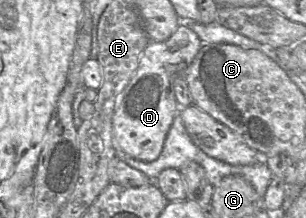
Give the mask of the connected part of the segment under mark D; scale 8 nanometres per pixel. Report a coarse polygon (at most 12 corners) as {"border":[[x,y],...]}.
{"border":[[178,25],[147,44],[118,96],[117,155],[159,157],[180,108],[174,81],[201,45]]}

